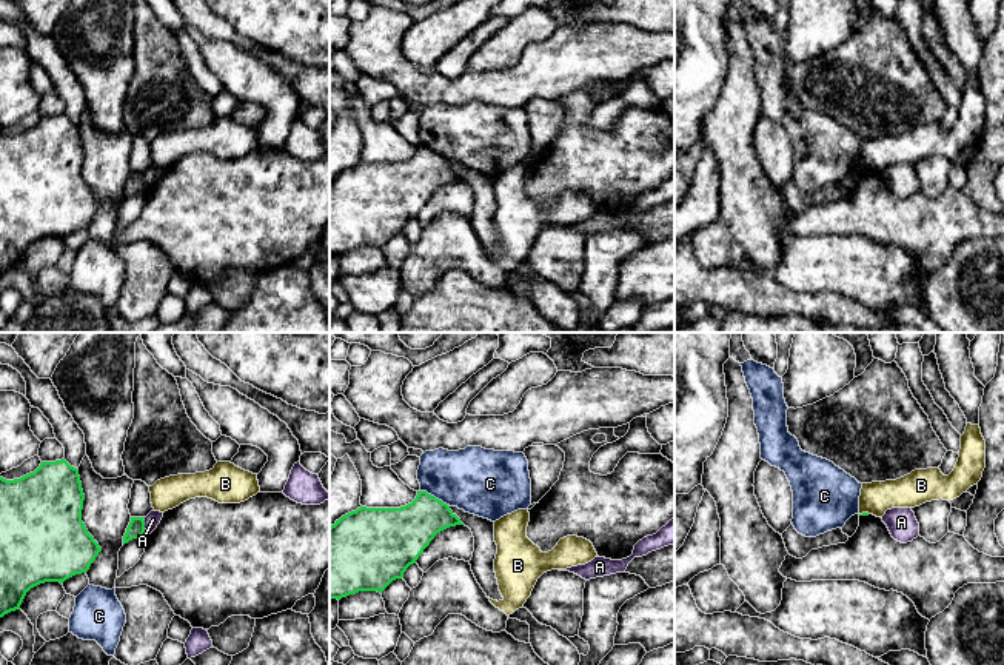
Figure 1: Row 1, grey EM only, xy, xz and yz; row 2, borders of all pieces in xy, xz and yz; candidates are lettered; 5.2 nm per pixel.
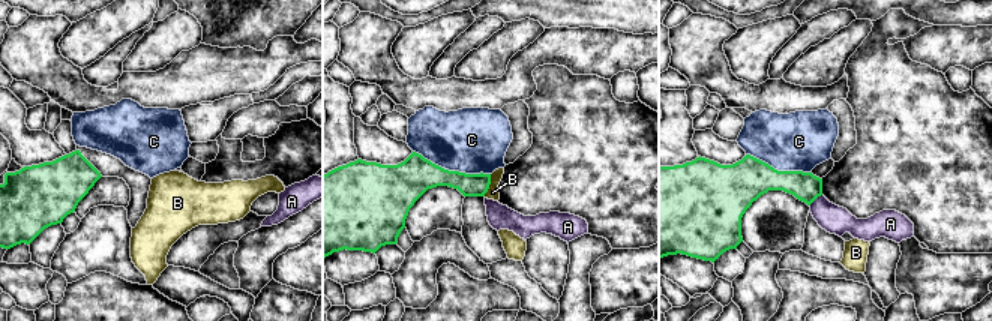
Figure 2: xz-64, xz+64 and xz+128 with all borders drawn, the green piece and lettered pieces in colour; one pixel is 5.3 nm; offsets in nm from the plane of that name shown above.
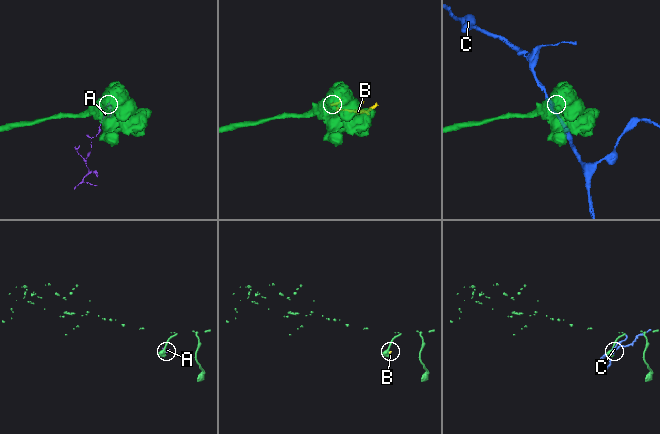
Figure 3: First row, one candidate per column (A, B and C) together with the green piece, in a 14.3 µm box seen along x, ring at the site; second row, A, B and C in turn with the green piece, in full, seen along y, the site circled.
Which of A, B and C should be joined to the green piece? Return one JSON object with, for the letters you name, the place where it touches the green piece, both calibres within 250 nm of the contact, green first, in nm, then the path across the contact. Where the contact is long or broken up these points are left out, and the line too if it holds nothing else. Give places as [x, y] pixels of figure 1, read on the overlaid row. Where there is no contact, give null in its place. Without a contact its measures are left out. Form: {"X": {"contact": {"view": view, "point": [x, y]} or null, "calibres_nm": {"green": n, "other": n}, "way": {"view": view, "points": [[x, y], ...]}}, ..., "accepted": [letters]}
{"accepted": []}

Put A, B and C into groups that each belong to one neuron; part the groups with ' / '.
A / B / C

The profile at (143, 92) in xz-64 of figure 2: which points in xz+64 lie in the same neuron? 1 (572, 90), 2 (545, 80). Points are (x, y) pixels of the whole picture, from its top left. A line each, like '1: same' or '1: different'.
1: different
2: different

